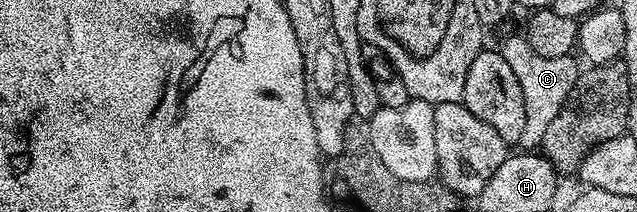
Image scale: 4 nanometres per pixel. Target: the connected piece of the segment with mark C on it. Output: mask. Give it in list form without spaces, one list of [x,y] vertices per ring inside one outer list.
[[[525,34],[510,35],[500,44],[504,61],[508,61],[512,73],[516,73],[516,81],[520,81],[520,93],[524,93],[524,133],[521,146],[526,149],[541,148],[544,133],[548,133],[548,125],[552,125],[556,113],[564,105],[568,93],[576,85],[580,67],[573,63],[570,55],[564,57],[540,57],[528,45]]]

